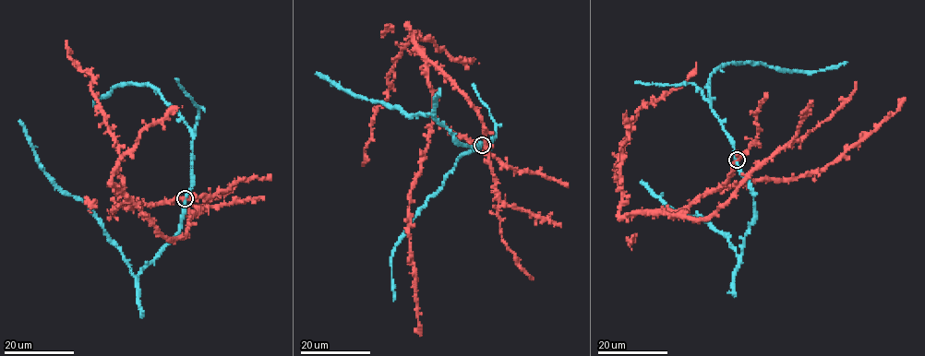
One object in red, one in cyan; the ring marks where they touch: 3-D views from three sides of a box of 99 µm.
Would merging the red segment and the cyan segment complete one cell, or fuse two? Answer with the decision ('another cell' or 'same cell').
another cell

